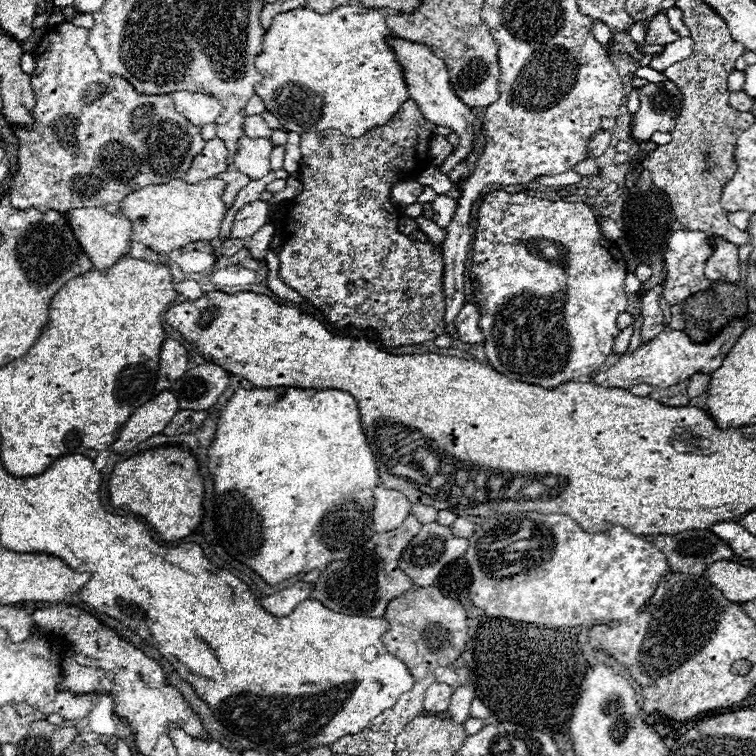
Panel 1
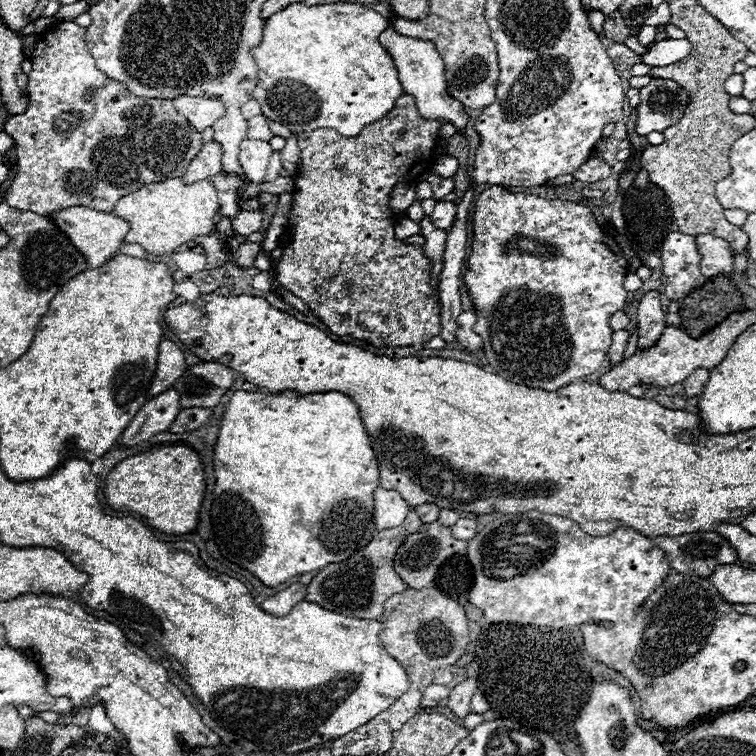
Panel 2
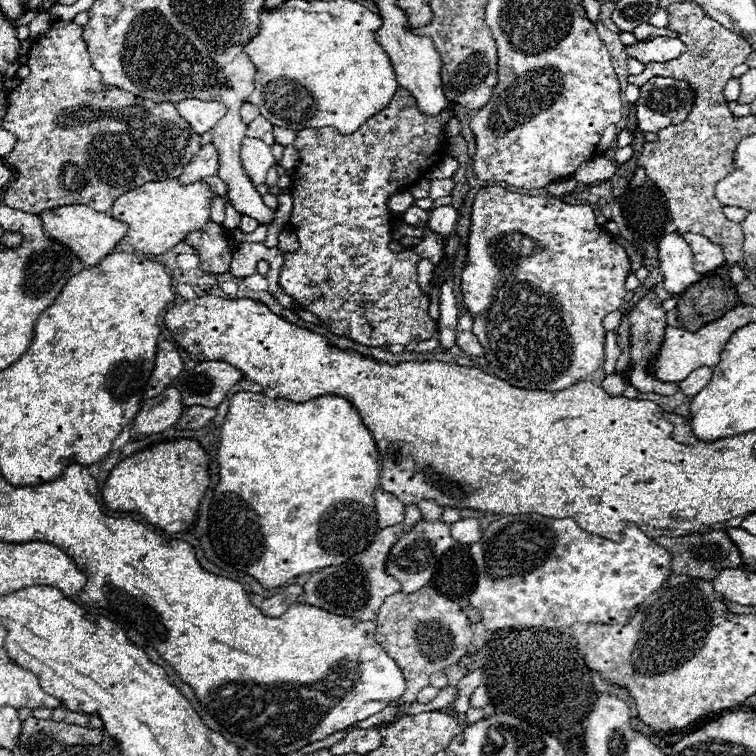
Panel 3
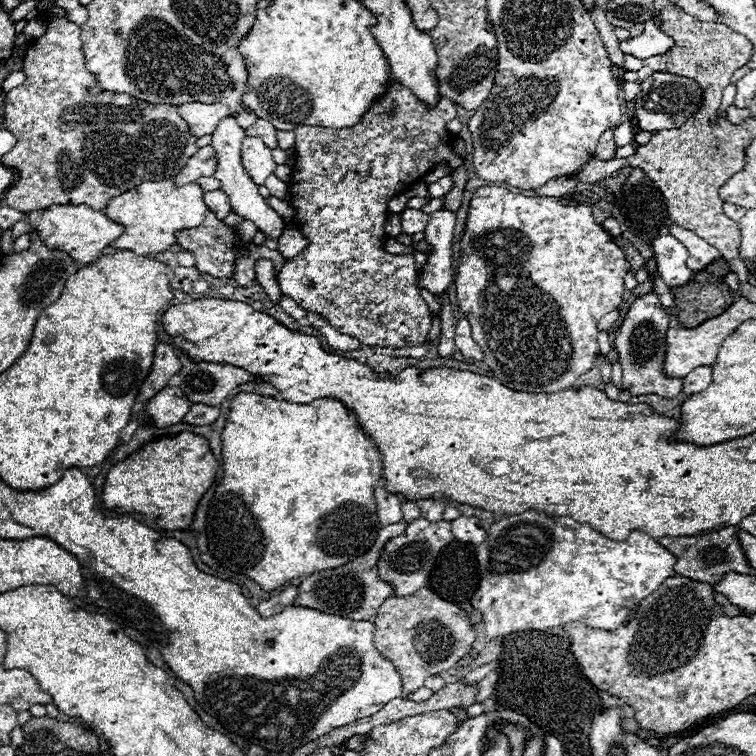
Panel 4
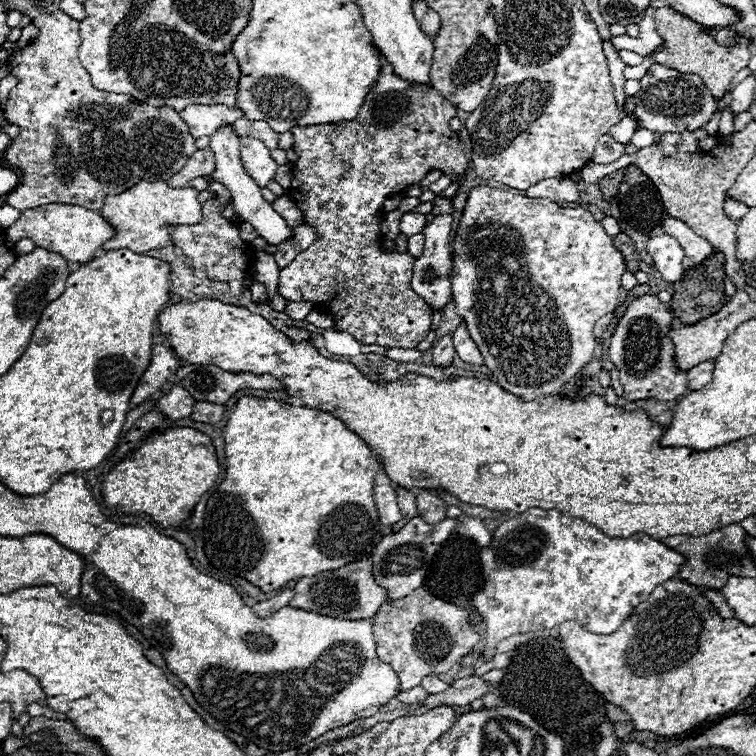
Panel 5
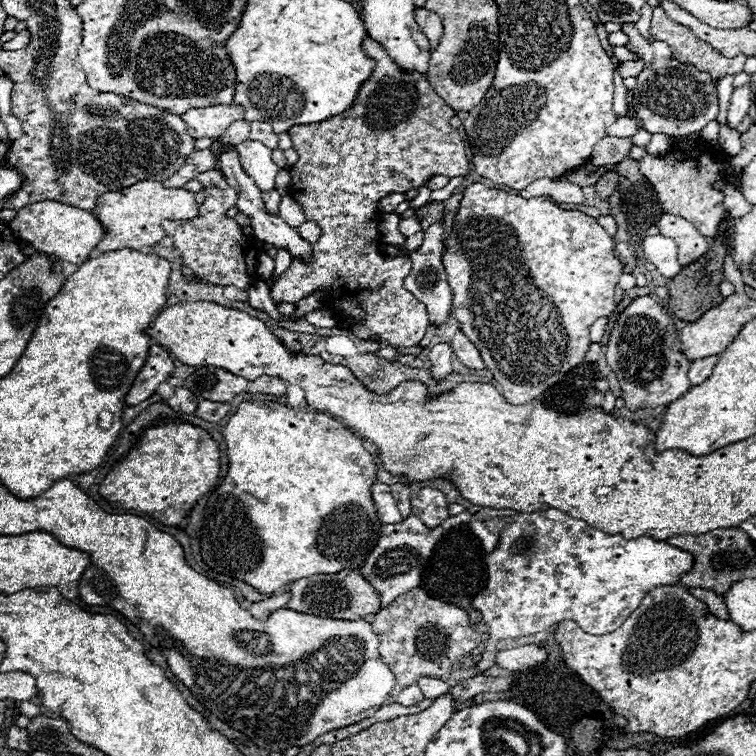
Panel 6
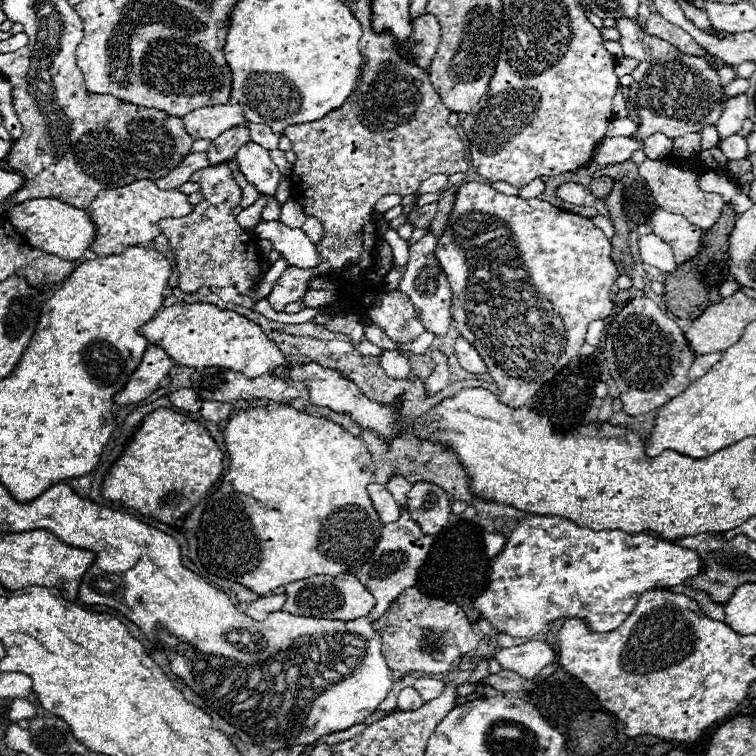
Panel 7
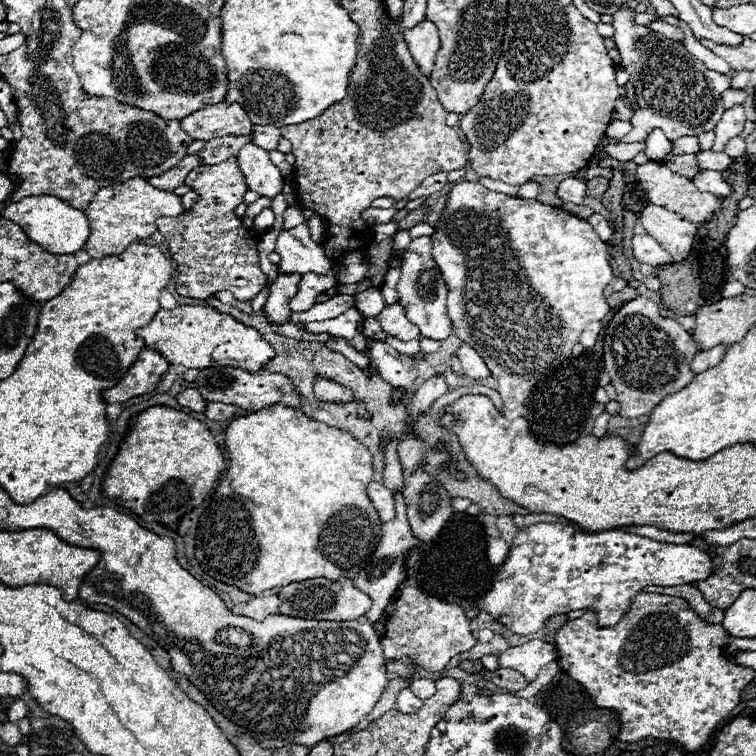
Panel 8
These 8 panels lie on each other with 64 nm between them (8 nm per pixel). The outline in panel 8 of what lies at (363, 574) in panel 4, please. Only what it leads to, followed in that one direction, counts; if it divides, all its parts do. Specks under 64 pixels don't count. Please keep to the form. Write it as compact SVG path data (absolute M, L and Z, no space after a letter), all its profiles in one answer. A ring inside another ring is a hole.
M314 578L306 582L294 582L288 586L282 586L278 592L278 598L282 600L278 614L292 616L292 618L310 618L310 620L356 620L366 614L370 608L370 598L354 588L354 582L348 578L340 578L334 584L326 578Z

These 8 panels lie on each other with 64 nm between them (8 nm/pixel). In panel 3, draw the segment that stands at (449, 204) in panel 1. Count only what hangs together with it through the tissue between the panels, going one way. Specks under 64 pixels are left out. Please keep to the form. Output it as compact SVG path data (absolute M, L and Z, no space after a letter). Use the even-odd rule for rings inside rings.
M440 206L440 208L430 212L428 230L432 234L442 236L442 242L446 246L448 236L452 236L454 230L456 230L456 220L458 220L458 210L456 208L452 208L452 206Z

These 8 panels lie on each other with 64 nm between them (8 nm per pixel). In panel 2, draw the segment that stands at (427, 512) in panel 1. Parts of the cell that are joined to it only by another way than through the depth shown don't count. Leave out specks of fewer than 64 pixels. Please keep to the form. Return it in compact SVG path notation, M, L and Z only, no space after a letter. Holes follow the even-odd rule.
M420 504L414 508L420 516L422 522L436 522L438 520L438 514L440 514L440 508L436 504Z

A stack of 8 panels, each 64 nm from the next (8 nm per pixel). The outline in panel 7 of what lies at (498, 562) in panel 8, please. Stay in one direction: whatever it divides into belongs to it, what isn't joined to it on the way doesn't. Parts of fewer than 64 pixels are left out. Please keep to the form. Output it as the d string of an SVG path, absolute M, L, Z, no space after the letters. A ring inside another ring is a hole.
M484 532L484 540L486 540L486 556L490 556L490 558L498 556L506 546L506 538L500 536L500 534Z

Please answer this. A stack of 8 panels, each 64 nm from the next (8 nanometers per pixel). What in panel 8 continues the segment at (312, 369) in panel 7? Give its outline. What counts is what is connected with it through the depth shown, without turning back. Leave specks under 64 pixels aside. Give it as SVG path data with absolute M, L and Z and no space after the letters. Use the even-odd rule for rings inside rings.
M318 378L316 380L316 386L314 386L314 394L318 400L352 400L352 394L348 388L344 386L338 386L330 380L324 380L324 378Z

